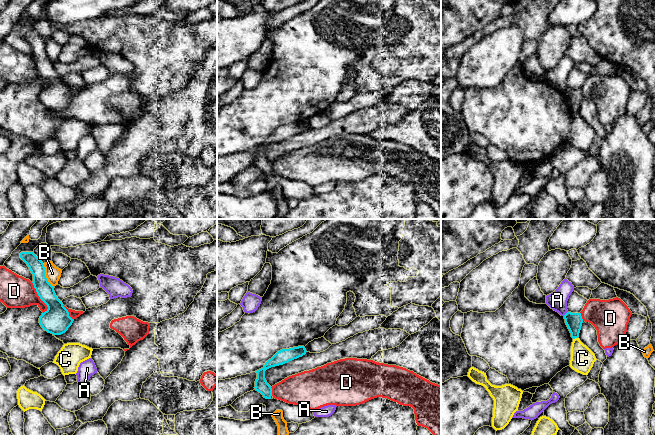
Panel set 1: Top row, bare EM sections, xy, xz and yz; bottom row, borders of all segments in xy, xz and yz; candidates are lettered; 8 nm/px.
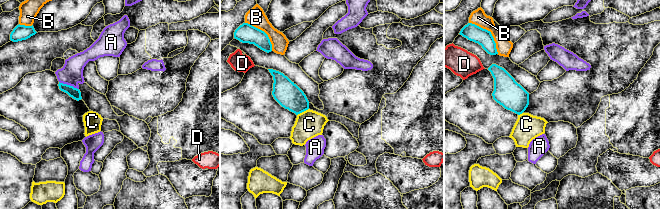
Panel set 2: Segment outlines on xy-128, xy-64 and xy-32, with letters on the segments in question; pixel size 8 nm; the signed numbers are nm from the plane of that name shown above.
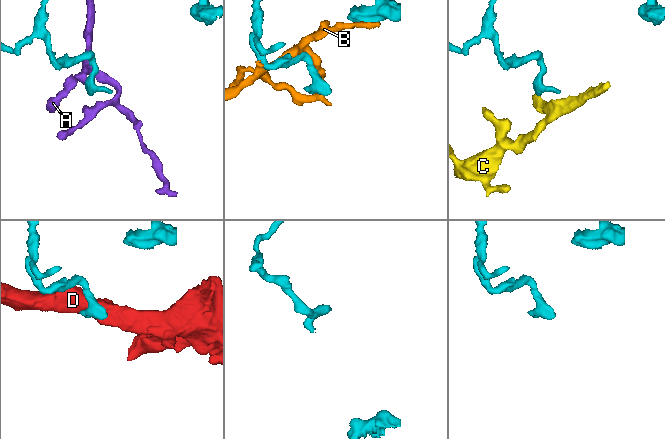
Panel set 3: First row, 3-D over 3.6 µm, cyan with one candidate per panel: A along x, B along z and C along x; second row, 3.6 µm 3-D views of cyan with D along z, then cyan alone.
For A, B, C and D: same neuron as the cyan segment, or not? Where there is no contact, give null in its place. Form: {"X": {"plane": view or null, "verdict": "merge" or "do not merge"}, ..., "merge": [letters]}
{"A": {"plane": "yz", "verdict": "do not merge"}, "B": {"plane": "xy", "verdict": "do not merge"}, "C": {"plane": "yz", "verdict": "do not merge"}, "D": {"plane": "xy", "verdict": "do not merge"}, "merge": []}

